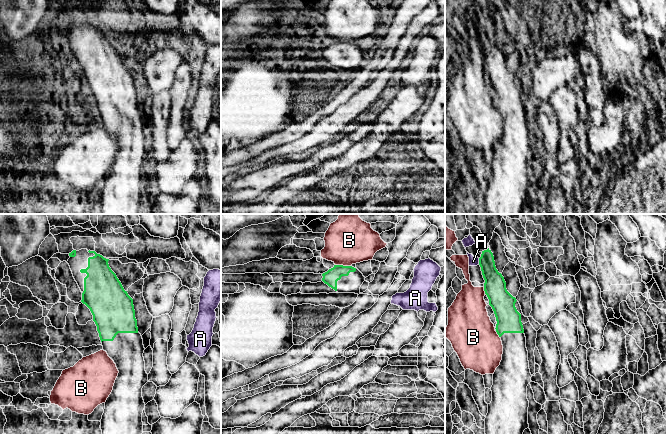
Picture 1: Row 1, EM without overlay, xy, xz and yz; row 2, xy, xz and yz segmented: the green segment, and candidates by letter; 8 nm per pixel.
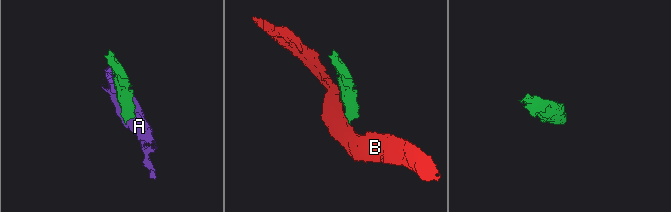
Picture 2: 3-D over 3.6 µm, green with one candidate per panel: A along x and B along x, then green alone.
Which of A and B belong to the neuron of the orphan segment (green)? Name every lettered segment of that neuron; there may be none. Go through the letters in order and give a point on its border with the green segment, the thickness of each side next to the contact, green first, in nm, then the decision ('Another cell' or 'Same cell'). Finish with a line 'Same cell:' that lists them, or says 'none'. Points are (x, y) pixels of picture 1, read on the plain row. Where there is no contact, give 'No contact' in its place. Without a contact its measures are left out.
A: Touches green at yz (479, 37). Thickness 180 nm (green) against 80 nm. Another cell
B: Touches green at xz (343, 42). Thickness 120 nm (green) against 340 nm. Another cell
Same cell: none

